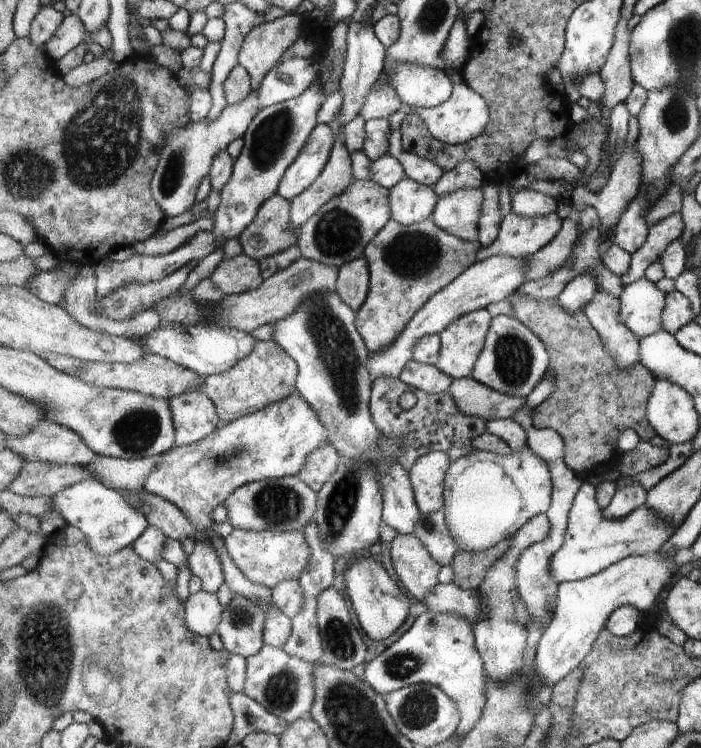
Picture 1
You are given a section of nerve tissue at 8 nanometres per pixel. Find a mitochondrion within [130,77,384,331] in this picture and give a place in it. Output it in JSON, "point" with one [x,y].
{"point":[272,141]}

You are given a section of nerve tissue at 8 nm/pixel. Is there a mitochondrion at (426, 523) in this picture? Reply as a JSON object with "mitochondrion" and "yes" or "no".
{"mitochondrion":"no"}

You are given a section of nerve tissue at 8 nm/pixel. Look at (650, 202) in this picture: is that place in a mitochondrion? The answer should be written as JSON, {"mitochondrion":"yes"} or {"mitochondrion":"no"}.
{"mitochondrion":"no"}

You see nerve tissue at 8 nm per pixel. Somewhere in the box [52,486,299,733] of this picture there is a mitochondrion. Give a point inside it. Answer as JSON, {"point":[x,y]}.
{"point":[241,617]}

